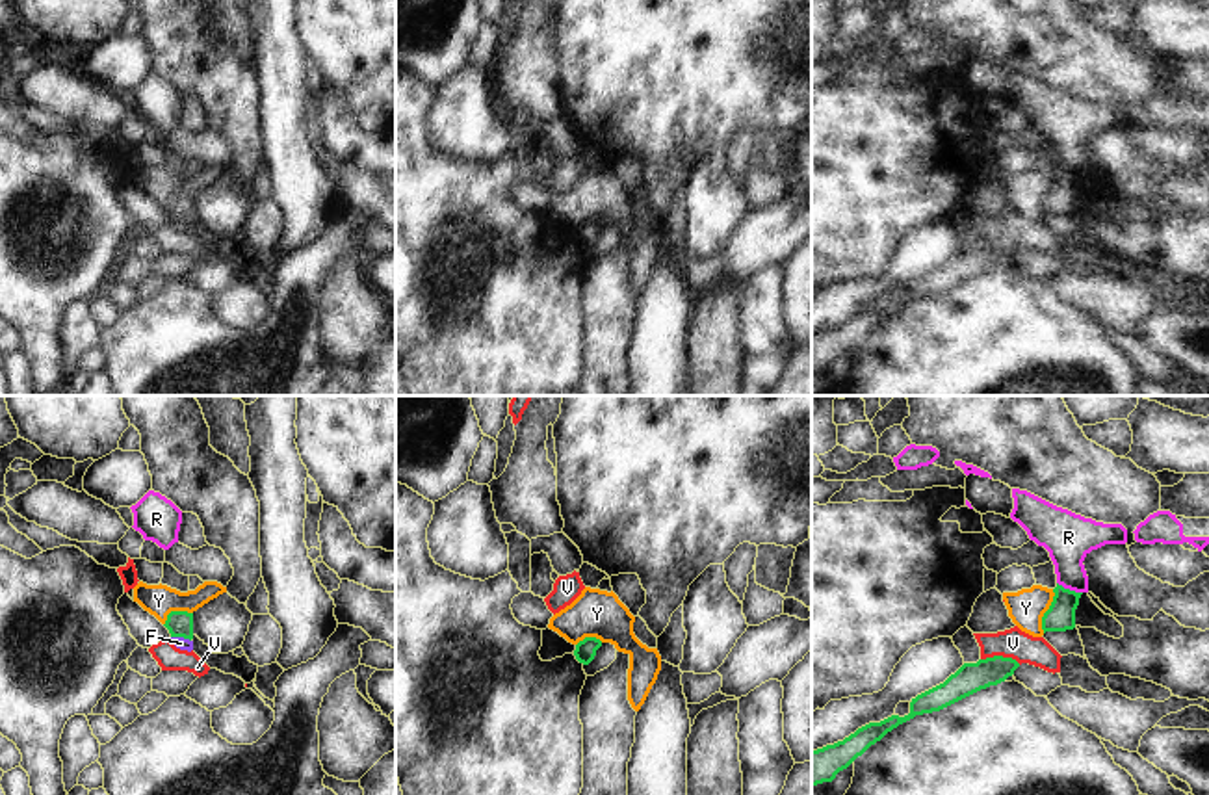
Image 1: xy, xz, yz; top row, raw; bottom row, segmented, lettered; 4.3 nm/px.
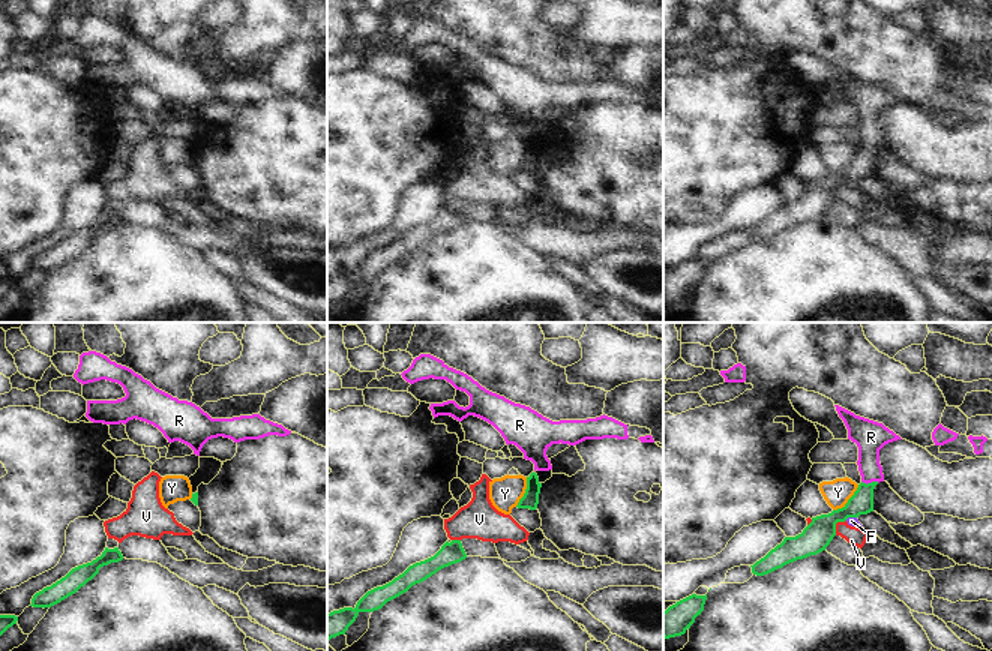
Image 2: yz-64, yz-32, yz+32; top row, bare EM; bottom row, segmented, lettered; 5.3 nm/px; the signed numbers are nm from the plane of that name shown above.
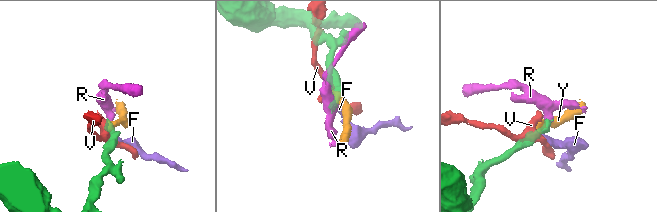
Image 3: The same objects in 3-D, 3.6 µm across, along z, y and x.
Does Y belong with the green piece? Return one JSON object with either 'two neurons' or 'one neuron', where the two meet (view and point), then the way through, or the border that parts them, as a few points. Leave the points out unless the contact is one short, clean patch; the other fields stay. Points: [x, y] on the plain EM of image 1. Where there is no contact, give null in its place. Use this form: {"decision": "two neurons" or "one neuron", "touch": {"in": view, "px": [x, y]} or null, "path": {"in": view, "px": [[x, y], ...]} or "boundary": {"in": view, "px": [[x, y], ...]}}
{"decision": "two neurons", "touch": {"in": "yz", "px": [1046, 195]}, "boundary": {"in": "yz", "px": [[1053, 173], [1053, 184], [1042, 201], [1042, 216]]}}

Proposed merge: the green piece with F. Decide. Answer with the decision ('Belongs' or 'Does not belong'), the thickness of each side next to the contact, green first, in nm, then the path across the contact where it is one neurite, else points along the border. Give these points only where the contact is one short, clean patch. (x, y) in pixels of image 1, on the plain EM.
Does not belong. Thickness 110 nm (green) against 50 nm. Boundary: xy (171, 220), (182, 220), (190, 225)

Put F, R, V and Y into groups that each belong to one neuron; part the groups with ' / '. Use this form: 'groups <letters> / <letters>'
groups F Y / R / V

